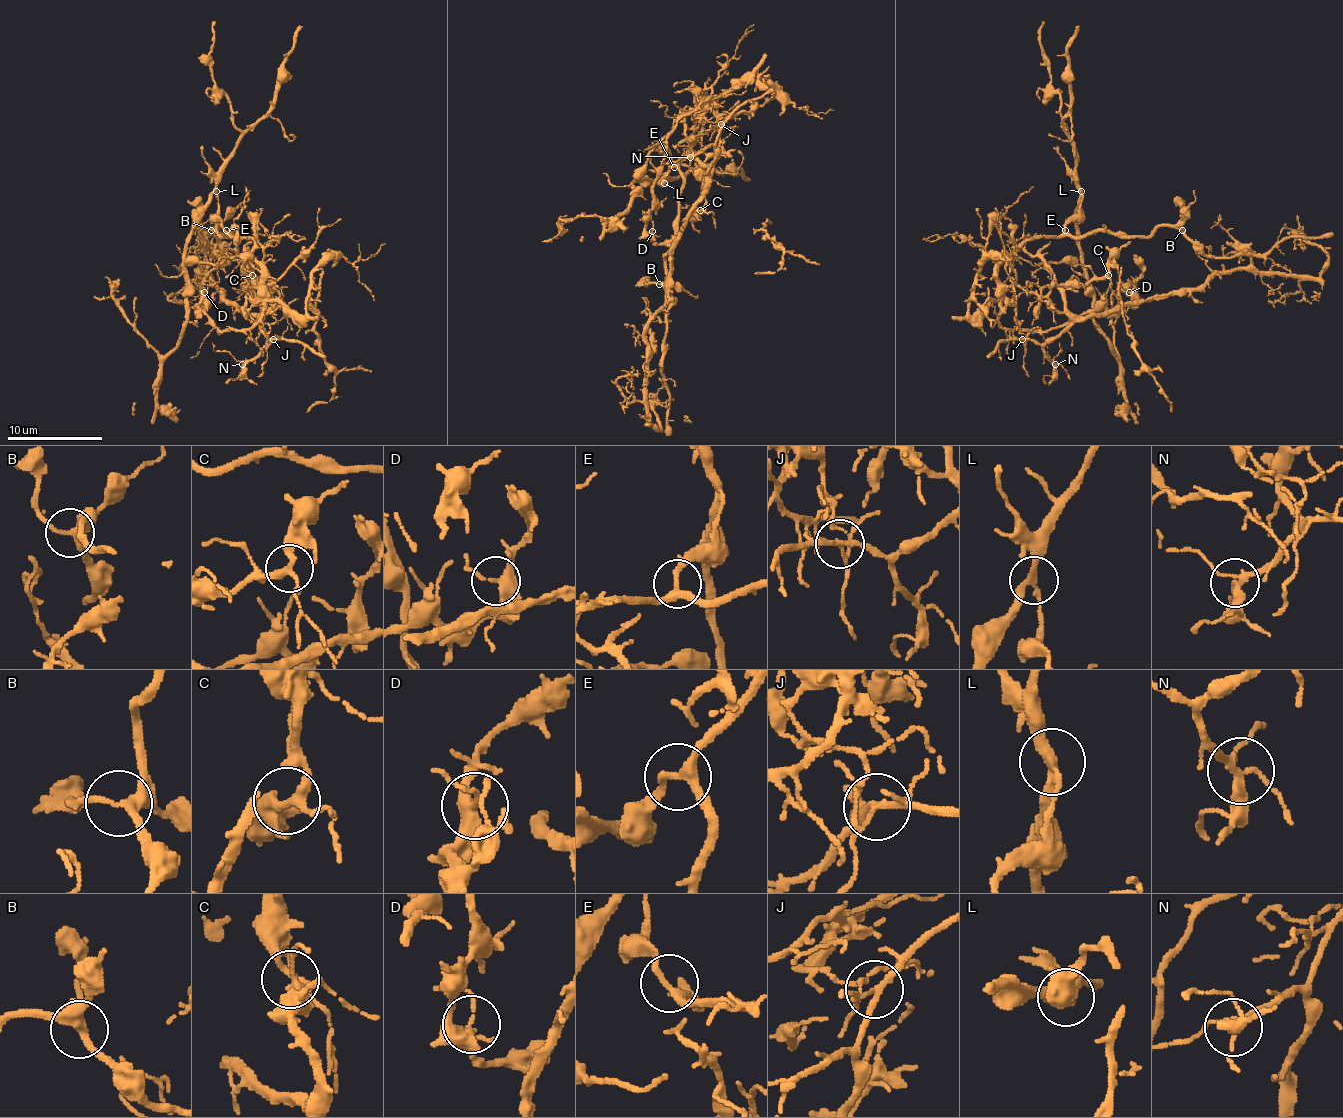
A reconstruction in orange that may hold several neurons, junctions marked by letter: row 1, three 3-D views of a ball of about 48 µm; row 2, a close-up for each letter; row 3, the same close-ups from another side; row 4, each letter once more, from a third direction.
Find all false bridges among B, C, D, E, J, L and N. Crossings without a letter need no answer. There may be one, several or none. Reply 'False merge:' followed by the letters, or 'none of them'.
False merge: J, L

